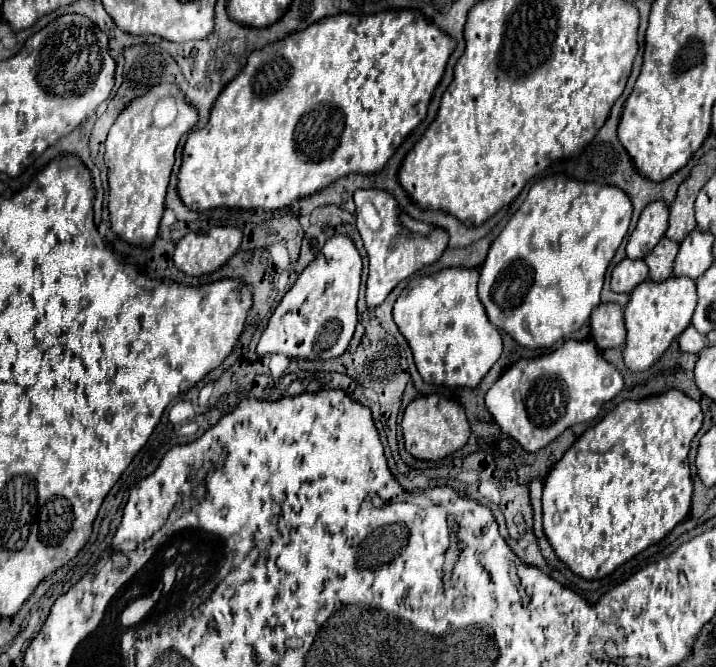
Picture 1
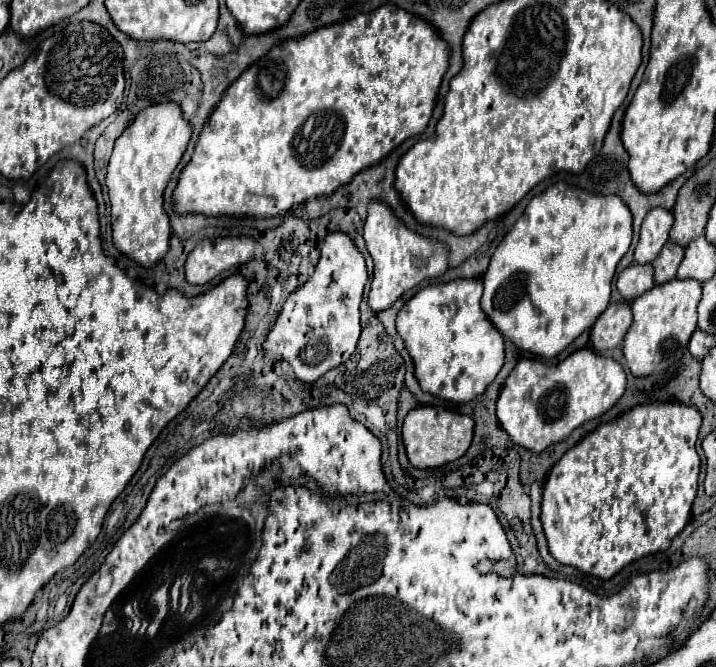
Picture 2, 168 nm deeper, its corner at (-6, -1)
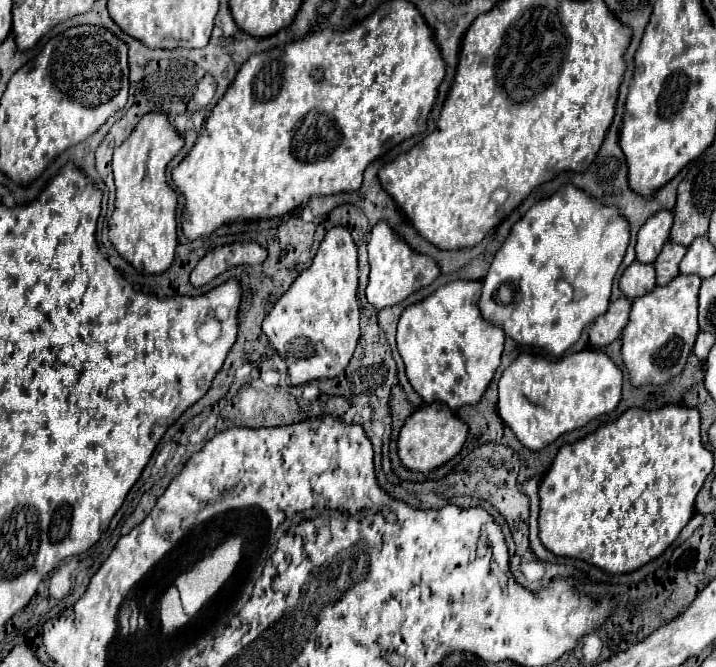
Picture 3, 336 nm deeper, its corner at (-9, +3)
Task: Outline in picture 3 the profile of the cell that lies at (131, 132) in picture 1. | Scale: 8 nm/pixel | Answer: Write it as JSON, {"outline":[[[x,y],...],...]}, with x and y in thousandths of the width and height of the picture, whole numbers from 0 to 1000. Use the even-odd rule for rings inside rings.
{"outline":[[[211,168],[197,177],[186,201],[158,231],[163,297],[152,330],[152,360],[161,375],[203,414],[230,408],[244,387],[247,288],[236,282],[230,252],[253,222],[256,207],[242,195],[236,177],[225,168]]]}

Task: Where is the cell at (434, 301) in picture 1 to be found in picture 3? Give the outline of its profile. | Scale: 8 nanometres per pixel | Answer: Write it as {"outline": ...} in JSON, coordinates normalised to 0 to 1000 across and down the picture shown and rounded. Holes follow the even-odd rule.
{"outline":[[[635,420],[594,450],[571,459],[554,489],[554,525],[577,585],[591,603],[619,603],[630,615],[666,606],[683,579],[703,528],[705,501],[677,483],[666,450],[672,423]]]}

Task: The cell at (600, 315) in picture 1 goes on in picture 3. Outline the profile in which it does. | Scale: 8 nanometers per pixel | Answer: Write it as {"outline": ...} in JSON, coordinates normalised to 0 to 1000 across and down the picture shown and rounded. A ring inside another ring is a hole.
{"outline":[[[873,444],[853,453],[848,468],[825,486],[823,513],[828,519],[842,522],[842,519],[853,516],[856,510],[862,510],[867,504],[873,486],[878,483],[878,465],[881,465],[881,450]]]}

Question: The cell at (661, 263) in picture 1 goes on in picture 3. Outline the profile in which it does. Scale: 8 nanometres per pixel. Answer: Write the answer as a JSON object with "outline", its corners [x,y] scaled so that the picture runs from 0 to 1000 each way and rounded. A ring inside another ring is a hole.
{"outline":[[[932,363],[926,369],[923,381],[912,393],[915,408],[918,408],[918,429],[929,429],[948,411],[948,393],[954,390],[957,378],[959,378],[959,372],[951,366],[943,366],[943,363]]]}

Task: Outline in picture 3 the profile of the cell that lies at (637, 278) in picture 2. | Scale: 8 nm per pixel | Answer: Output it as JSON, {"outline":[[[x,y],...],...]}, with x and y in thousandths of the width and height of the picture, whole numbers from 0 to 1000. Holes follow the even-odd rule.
{"outline":[[[884,393],[870,408],[870,414],[865,417],[865,432],[878,450],[906,441],[915,432],[915,402],[912,402],[912,396]]]}

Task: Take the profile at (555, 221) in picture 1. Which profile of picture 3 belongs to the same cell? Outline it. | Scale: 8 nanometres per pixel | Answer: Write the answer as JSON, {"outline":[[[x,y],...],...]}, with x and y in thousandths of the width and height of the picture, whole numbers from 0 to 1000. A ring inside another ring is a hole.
{"outline":[[[792,276],[778,291],[742,309],[714,342],[675,420],[669,465],[683,486],[697,489],[719,513],[753,519],[772,534],[786,534],[809,510],[811,495],[848,465],[853,426],[876,369],[878,333],[856,309],[842,309],[800,276]]]}

